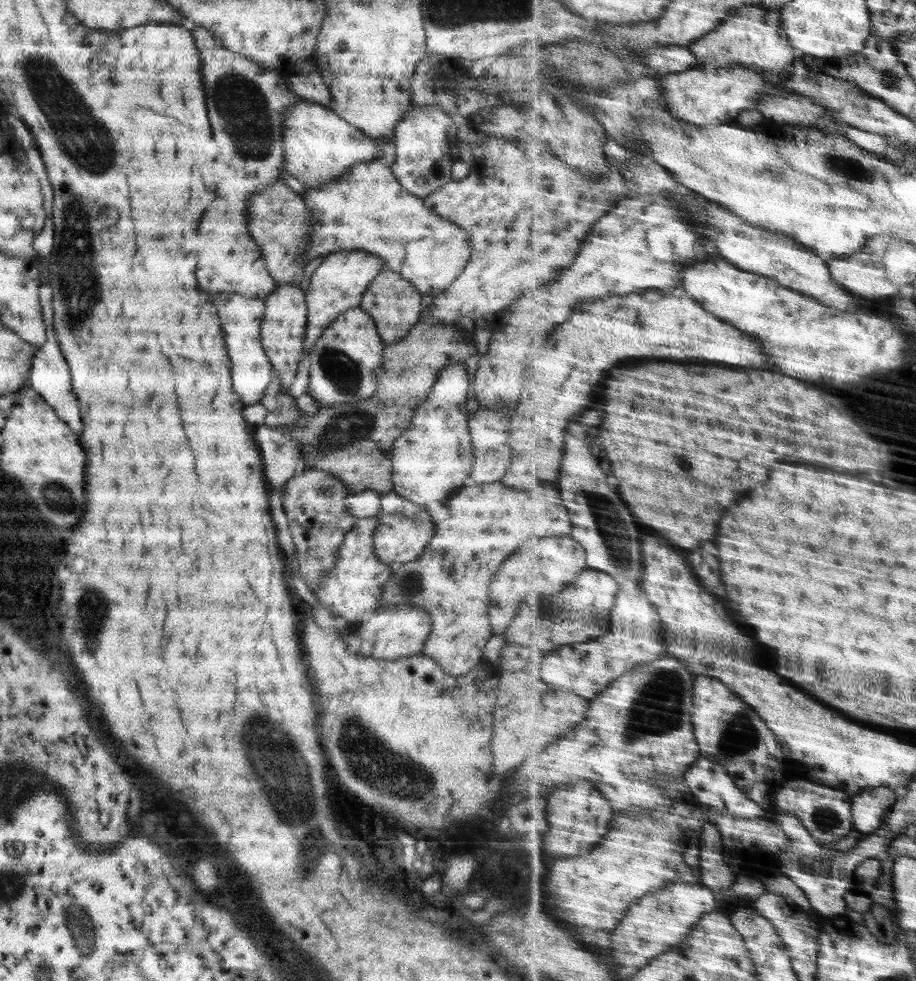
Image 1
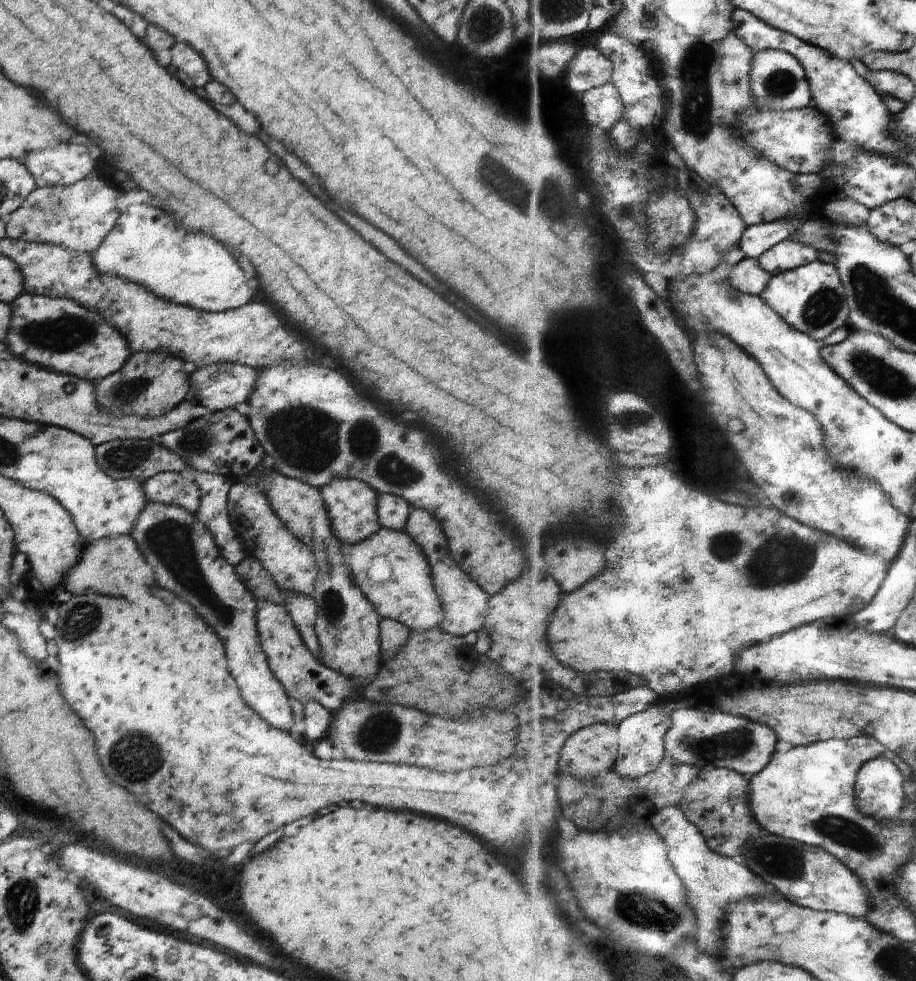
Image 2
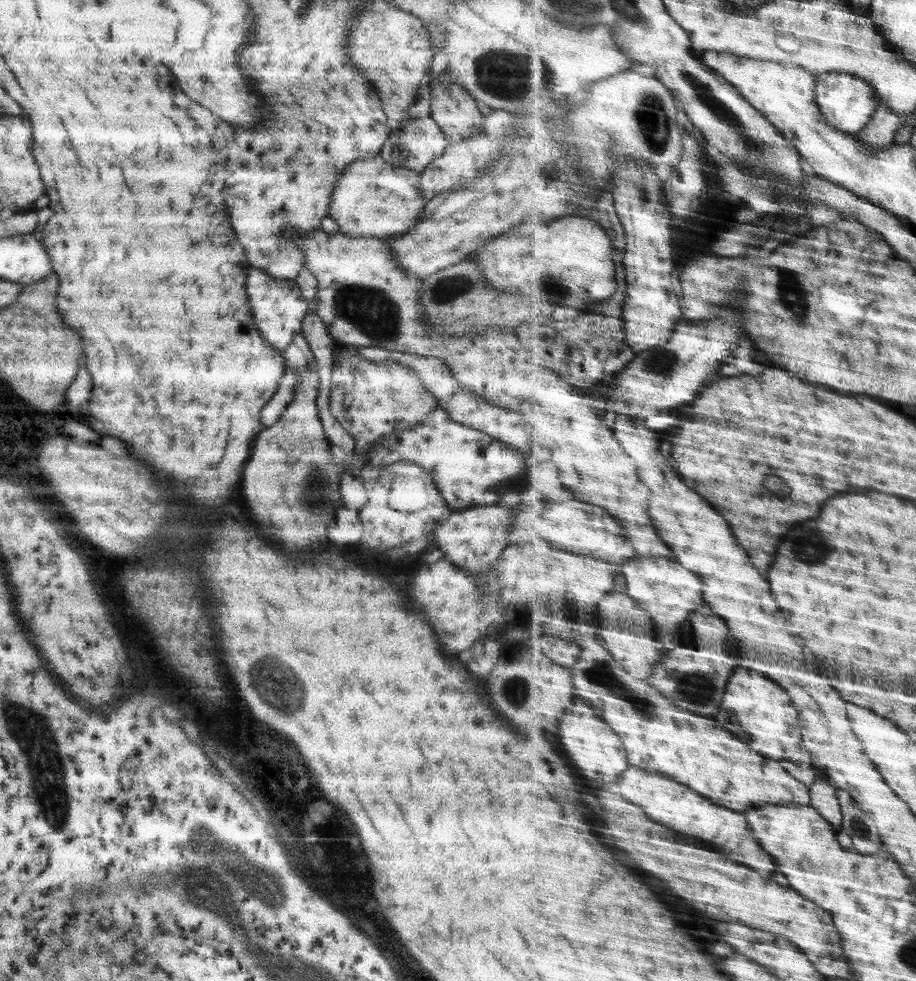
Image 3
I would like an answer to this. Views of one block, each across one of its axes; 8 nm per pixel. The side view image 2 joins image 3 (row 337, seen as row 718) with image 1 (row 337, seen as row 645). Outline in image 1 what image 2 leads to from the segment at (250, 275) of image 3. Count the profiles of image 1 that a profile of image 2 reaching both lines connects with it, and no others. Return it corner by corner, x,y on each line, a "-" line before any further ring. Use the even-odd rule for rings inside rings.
217,294
213,304
215,304
215,314
219,318
219,326
223,332
223,344
229,352
233,392
239,394
241,404
245,406
257,403
263,396
267,383
271,381
273,371
270,361
263,352
259,334
259,323
263,318
263,299
237,294

